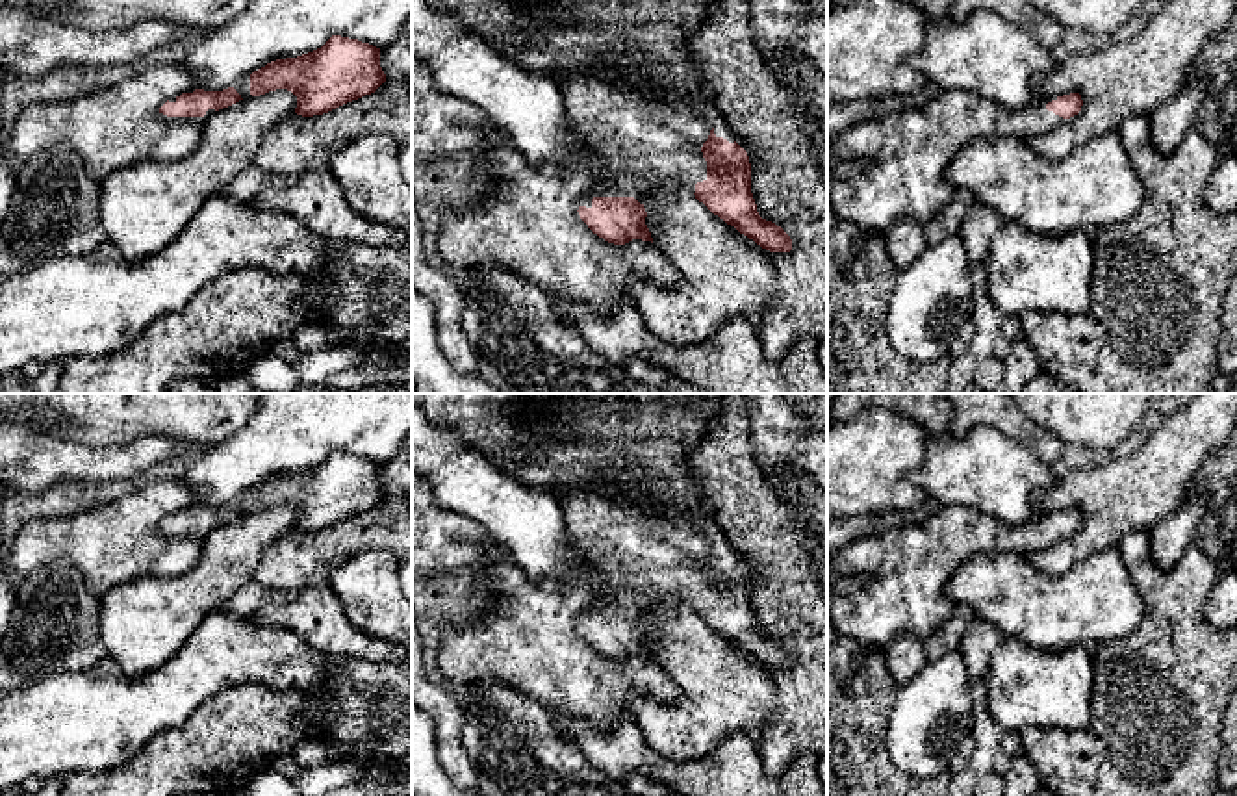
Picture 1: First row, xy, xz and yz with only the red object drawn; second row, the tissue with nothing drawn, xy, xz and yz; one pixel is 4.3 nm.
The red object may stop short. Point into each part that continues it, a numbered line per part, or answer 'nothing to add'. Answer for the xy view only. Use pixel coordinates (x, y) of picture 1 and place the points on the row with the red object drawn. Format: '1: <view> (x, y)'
1: xy (210, 112)

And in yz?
1: yz (907, 151)

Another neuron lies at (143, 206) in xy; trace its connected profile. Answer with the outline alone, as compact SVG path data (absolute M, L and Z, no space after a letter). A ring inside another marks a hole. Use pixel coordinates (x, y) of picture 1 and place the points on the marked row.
M287 89L239 100L202 122L200 145L176 161L143 161L100 180L100 228L134 262L167 247L202 204L245 171L263 134L295 113Z

